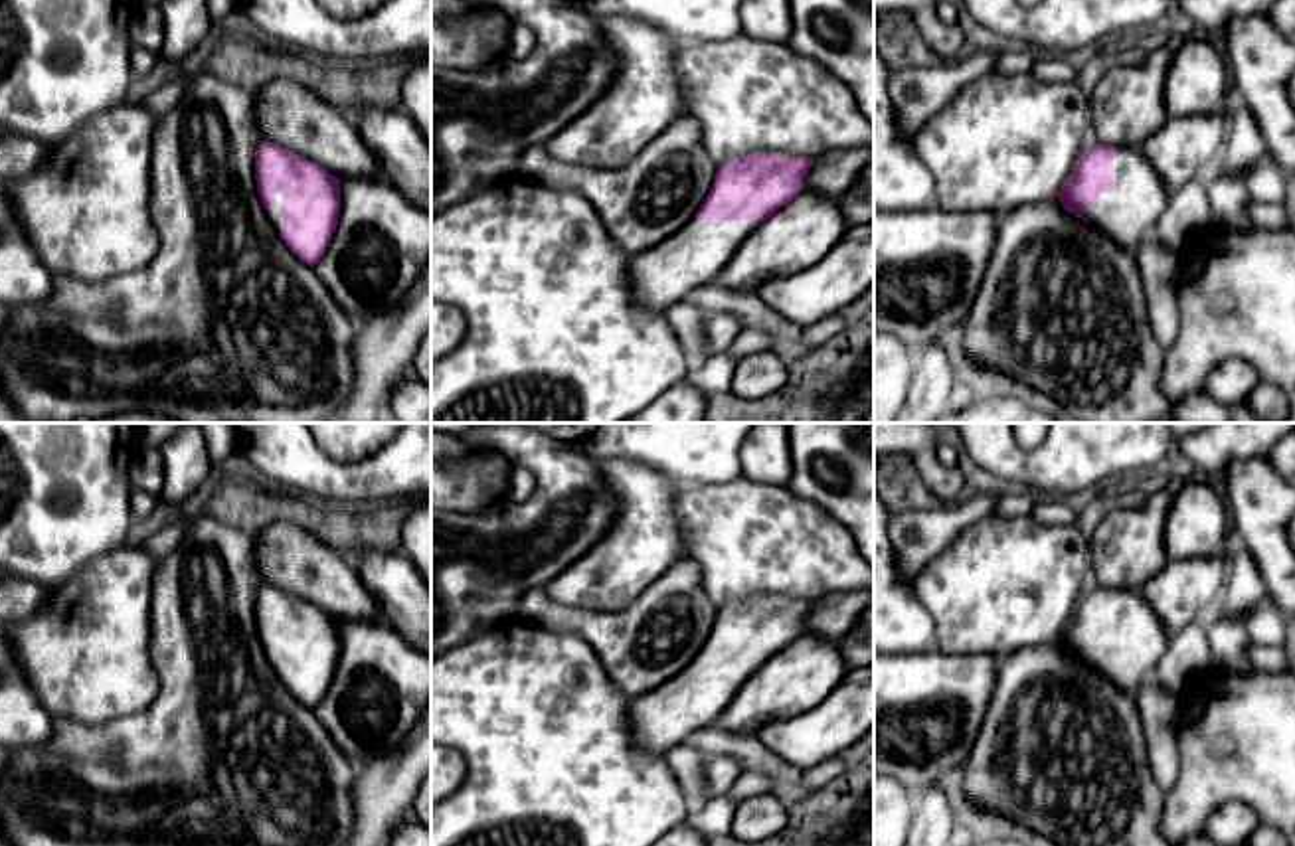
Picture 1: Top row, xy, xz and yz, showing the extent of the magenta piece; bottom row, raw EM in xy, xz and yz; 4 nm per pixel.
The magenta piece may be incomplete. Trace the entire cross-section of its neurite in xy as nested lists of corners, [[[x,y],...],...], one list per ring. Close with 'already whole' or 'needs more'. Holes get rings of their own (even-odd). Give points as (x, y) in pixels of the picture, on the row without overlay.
[[[275,585],[255,595],[257,634],[271,668],[291,694],[314,710],[340,658],[340,621]]]; needs more

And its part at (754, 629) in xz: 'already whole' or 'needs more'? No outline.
needs more

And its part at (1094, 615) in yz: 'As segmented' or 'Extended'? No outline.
Extended

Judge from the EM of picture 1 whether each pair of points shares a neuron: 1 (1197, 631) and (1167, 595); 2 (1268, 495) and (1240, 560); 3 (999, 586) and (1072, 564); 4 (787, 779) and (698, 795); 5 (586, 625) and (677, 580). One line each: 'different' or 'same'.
1: different
2: different
3: same
4: different
5: same

